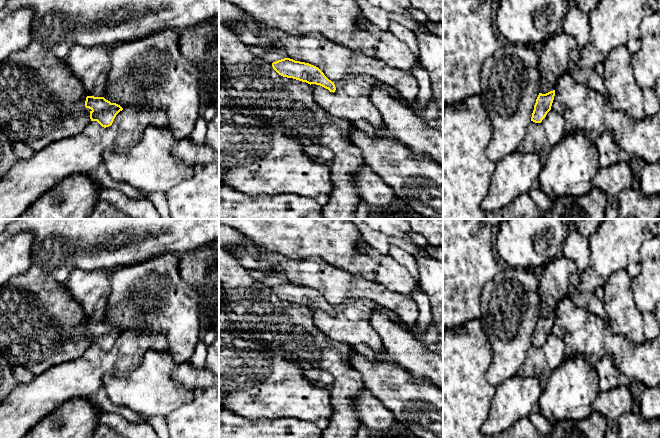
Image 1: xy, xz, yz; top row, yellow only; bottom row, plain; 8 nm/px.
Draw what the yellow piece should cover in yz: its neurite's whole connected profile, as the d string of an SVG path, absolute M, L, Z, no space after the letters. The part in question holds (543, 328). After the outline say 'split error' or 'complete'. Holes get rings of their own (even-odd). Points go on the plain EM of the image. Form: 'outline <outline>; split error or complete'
outline M555 314L550 315L546 318L539 317L534 334L532 337L531 345L535 347L541 347L546 341L547 337L551 334L551 330L554 324Z; complete

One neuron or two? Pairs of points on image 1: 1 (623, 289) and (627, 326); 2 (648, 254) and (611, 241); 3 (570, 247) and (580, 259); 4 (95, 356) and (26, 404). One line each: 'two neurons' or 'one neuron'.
1: one neuron
2: two neurons
3: one neuron
4: one neuron

